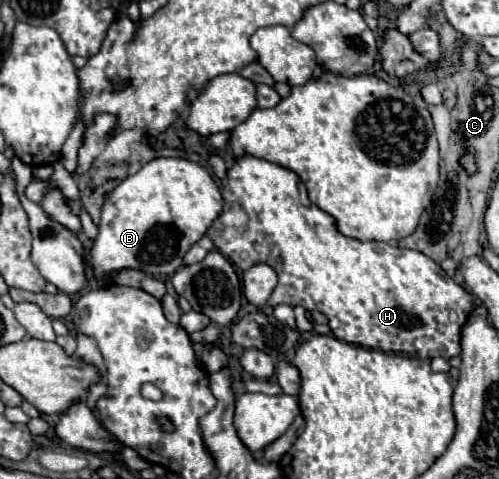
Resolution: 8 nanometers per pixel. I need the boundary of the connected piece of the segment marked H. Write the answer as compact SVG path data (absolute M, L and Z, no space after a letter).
M254 156L238 158L232 170L226 174L222 196L226 206L240 206L248 214L250 222L244 232L214 222L206 236L230 262L242 270L260 262L270 264L276 270L278 286L268 298L268 306L288 304L304 306L306 310L318 310L328 318L332 334L338 340L346 340L350 344L384 352L404 352L422 360L432 360L436 356L448 360L460 356L460 334L470 318L470 312L476 308L476 302L472 294L456 284L434 260L422 252L398 248L386 242L360 242L342 236L336 230L334 218L310 202L302 180L292 170L268 160Z

